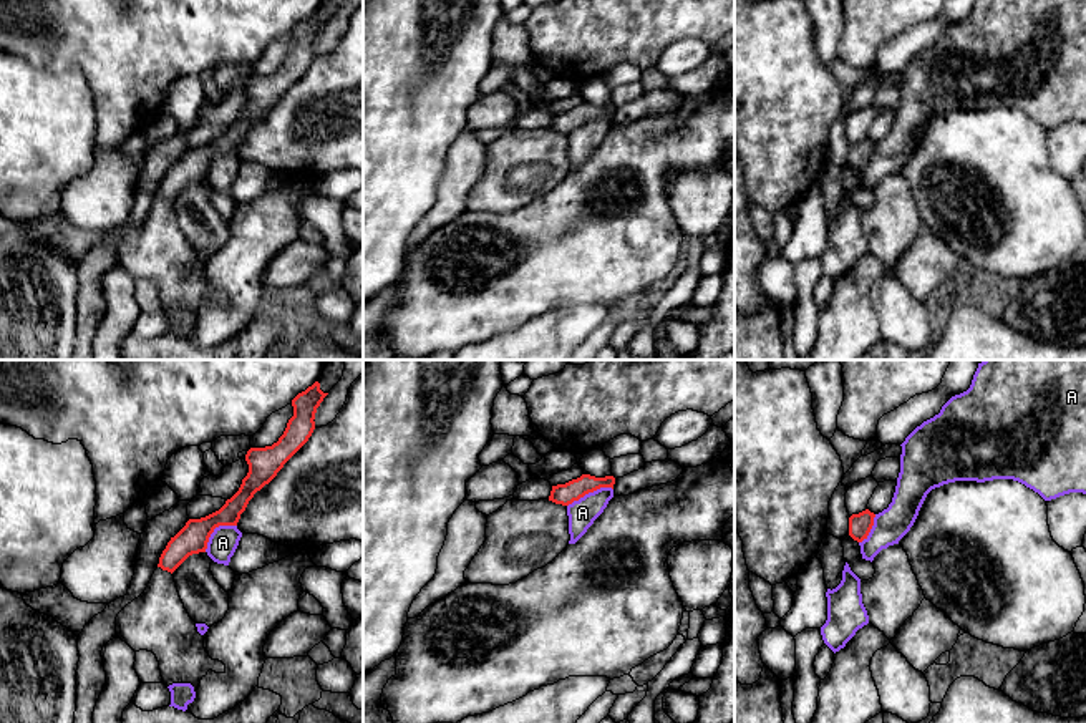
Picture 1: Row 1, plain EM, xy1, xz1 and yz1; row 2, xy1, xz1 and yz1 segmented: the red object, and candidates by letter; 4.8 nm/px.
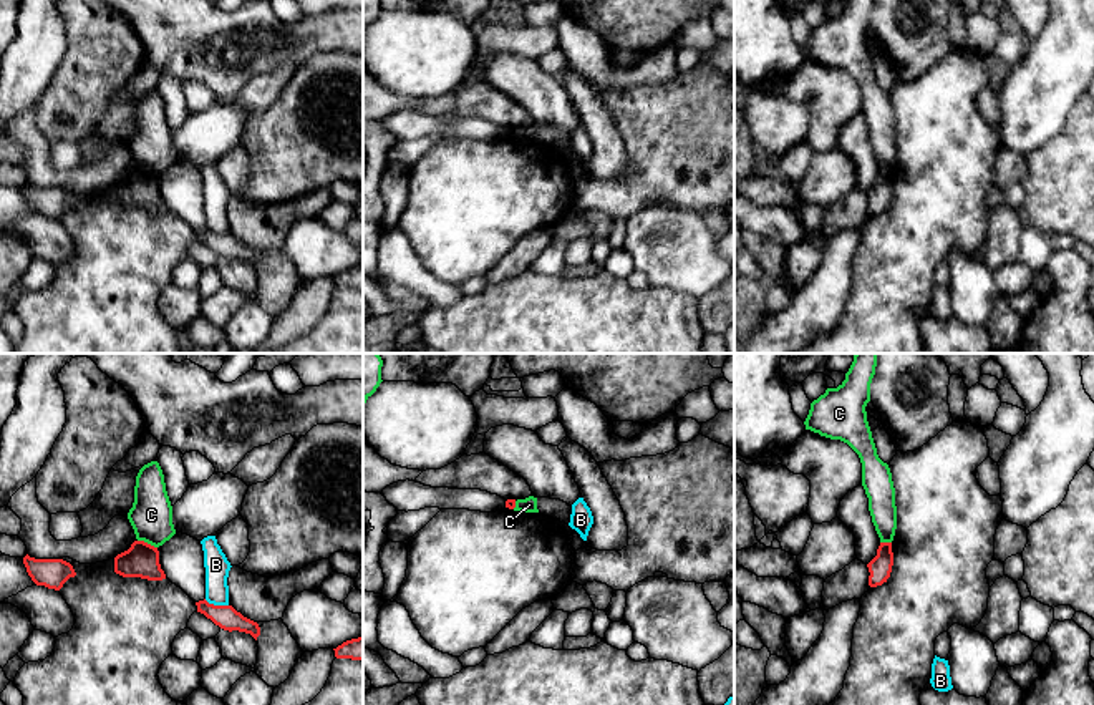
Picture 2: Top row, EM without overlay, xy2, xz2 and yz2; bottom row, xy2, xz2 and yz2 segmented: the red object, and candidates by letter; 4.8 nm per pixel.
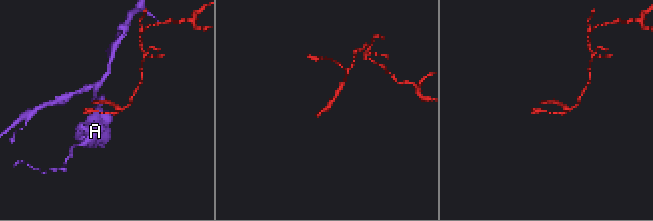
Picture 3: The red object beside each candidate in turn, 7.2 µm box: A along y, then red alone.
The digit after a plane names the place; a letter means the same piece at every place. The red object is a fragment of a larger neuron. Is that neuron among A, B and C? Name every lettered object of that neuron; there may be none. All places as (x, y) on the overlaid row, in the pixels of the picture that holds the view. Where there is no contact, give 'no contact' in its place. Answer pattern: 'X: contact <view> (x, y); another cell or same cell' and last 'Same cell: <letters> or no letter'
A: contact xz1 (589, 491); another cell
B: contact xy2 (216, 606); another cell
C: contact xy2 (148, 544); another cell
Same cell: no letter

